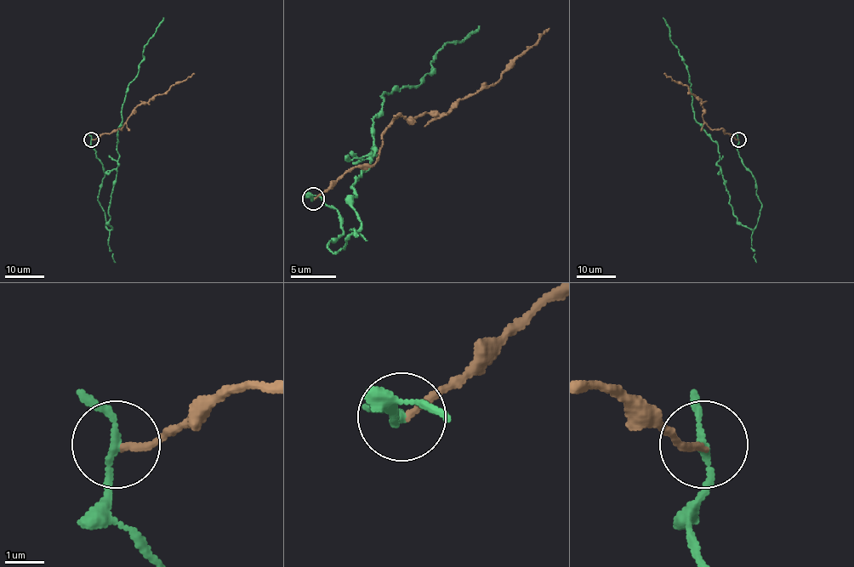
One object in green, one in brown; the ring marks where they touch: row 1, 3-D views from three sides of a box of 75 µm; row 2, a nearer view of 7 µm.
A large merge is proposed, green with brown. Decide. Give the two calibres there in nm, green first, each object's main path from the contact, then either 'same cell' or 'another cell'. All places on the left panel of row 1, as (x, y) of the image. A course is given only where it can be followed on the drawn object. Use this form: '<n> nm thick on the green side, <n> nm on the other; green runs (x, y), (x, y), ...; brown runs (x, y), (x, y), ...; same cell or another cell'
160 nm thick on the green side, 180 nm on the other; green runs (91, 139), (104, 172), (98, 198), (111, 229), (108, 207), (122, 106), (143, 47), (164, 18); brown runs (92, 139), (103, 133), (122, 129), (136, 107), (156, 95), (164, 94), (172, 85), (184, 82), (193, 72); another cell

